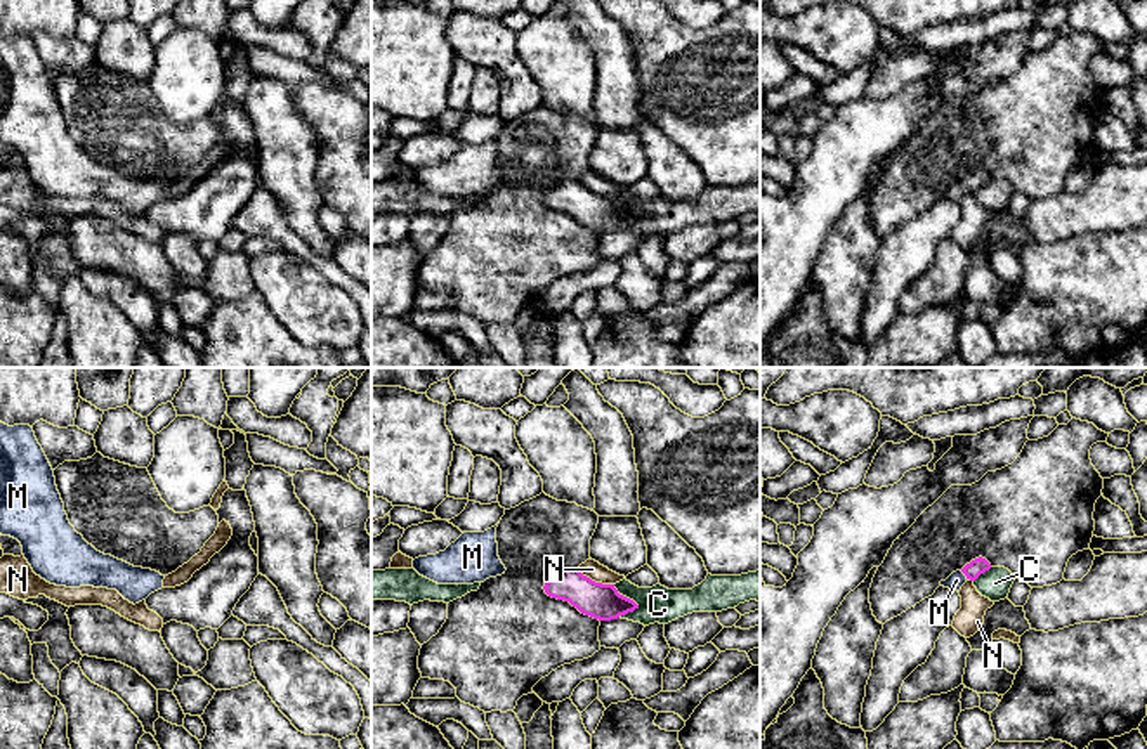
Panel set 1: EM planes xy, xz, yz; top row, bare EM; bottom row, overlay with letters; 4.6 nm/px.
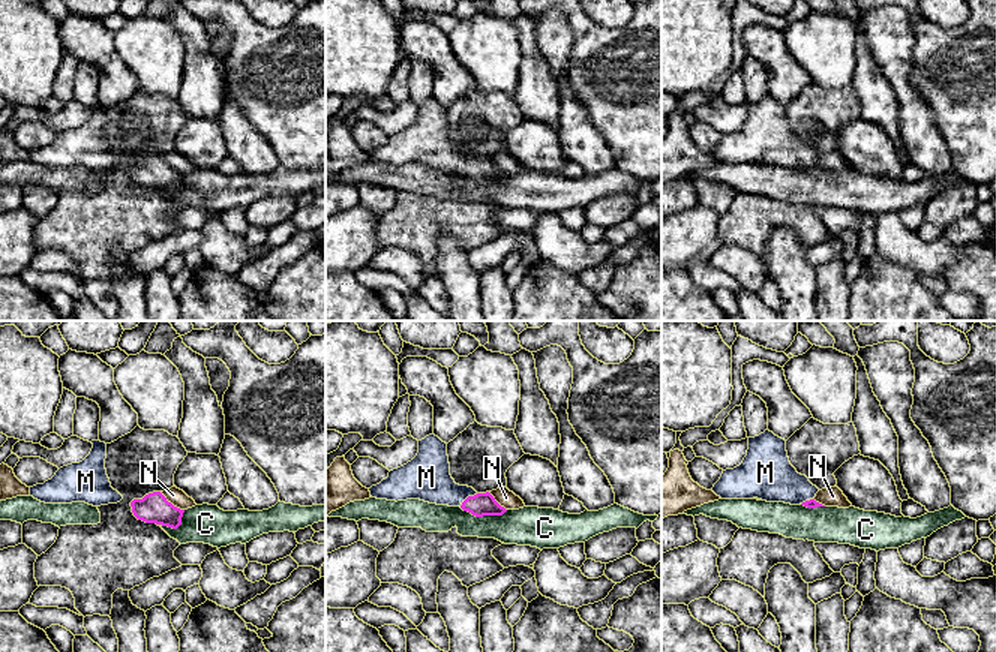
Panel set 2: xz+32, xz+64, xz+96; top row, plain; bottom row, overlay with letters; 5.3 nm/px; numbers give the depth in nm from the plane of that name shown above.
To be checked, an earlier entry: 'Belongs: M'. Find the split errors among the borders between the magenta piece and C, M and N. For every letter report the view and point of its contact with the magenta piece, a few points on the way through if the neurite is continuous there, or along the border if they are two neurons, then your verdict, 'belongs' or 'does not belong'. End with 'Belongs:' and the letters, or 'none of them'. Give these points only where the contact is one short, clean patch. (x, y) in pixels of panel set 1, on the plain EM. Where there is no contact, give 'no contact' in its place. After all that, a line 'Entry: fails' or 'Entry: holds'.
C: meets magenta in xz at (625, 208); does not belong
M: meets magenta in yz at (965, 186); runs through yz (979, 177), (965, 186), (956, 191); belongs
N: meets magenta in xz at (594, 193); border along xz (576, 181), (596, 193), (613, 196); does not belong
Belongs: M
Entry: holds

